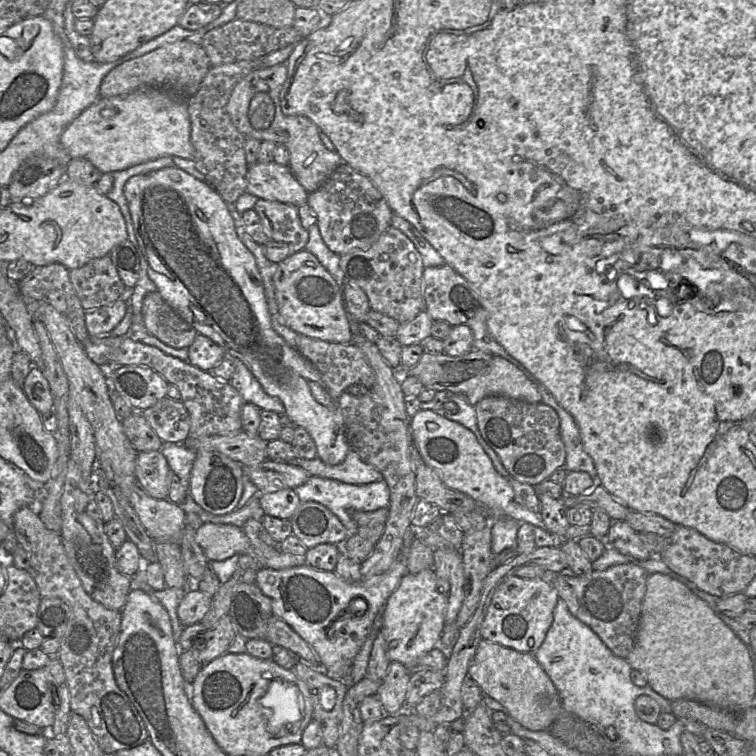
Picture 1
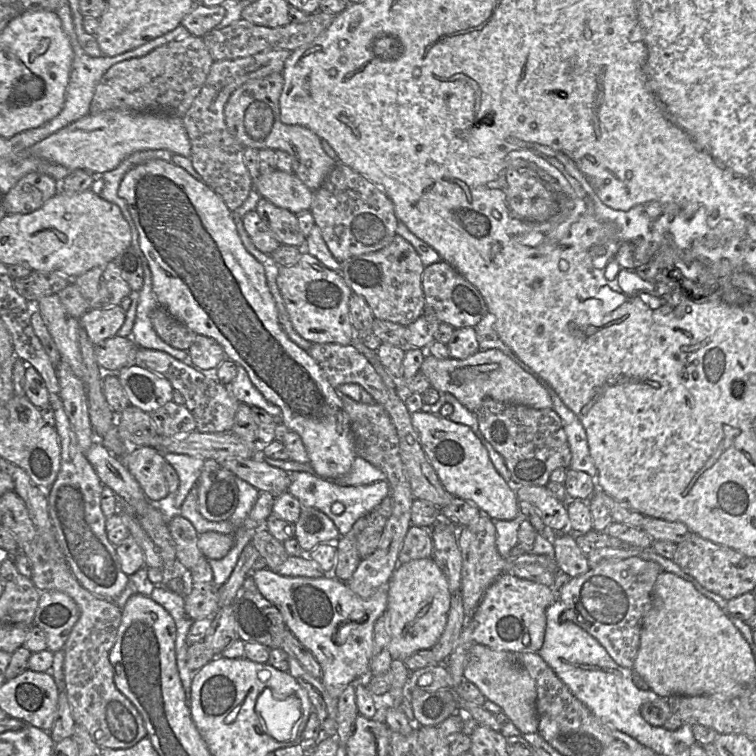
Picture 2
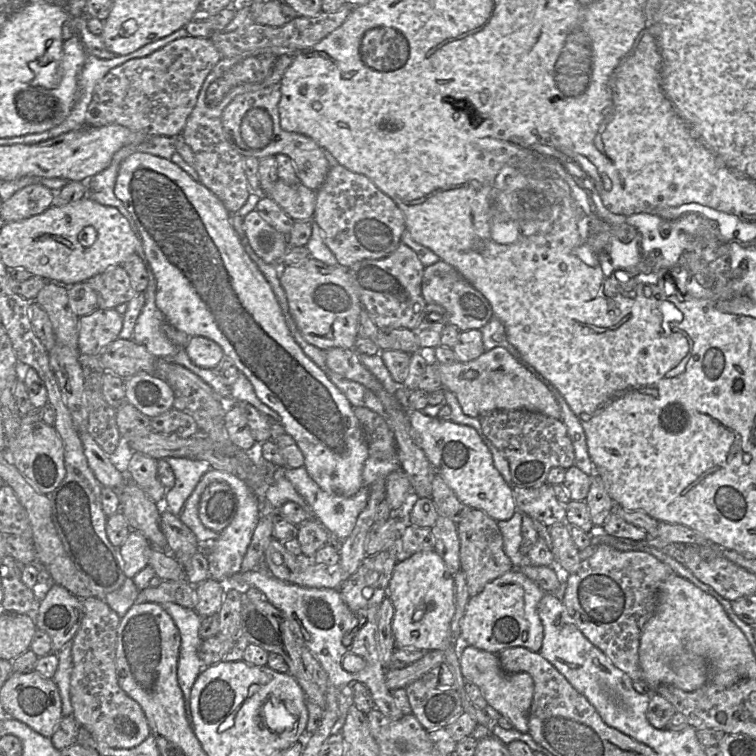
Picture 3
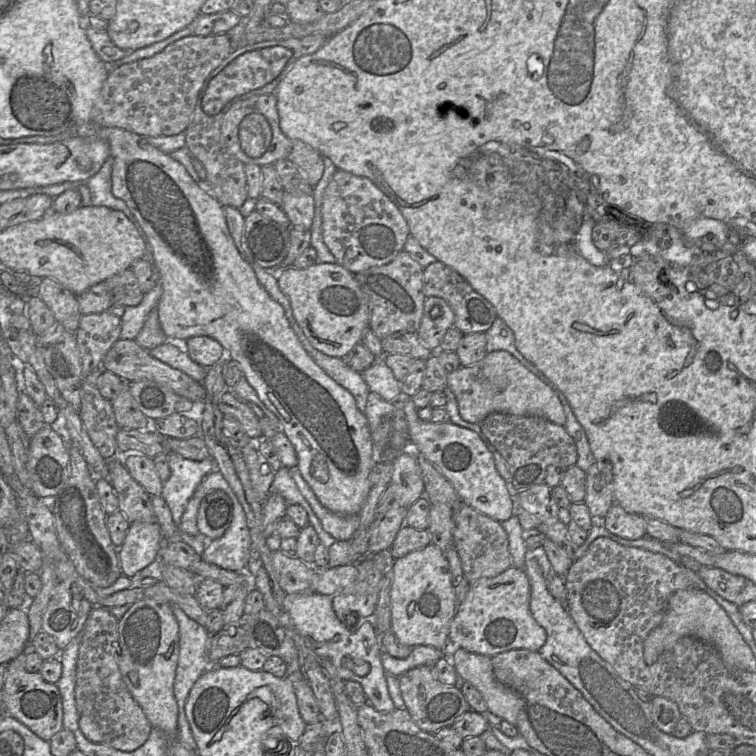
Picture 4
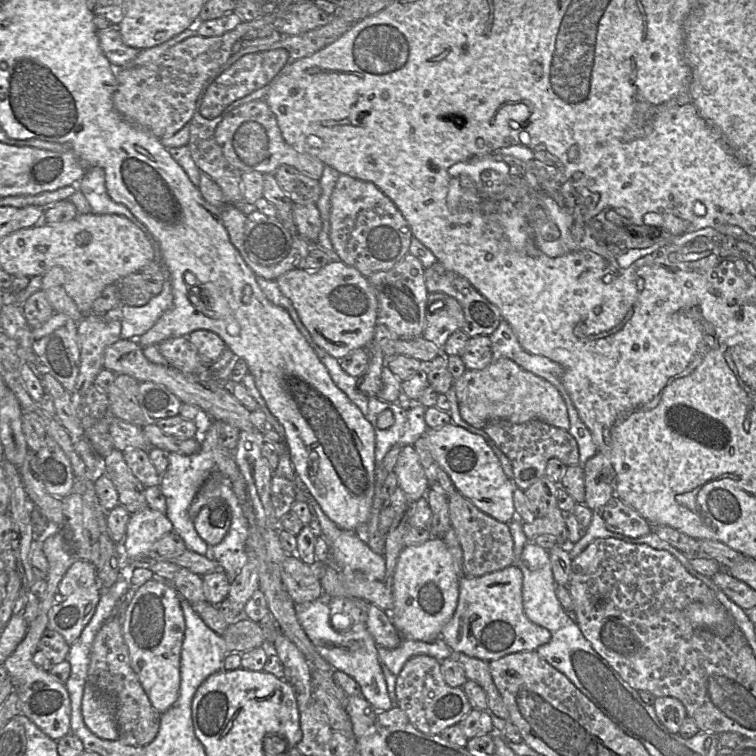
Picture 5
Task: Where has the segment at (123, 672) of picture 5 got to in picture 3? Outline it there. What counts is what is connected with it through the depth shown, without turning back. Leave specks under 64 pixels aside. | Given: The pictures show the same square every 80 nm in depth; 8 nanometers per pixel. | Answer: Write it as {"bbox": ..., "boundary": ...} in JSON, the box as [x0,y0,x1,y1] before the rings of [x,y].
{"bbox":[70,598,151,748],"boundary":[[[103,598],[81,600],[84,616],[71,641],[70,701],[73,716],[95,741],[111,748],[134,748],[151,734],[151,729],[141,706],[118,684],[115,657],[121,617]]]}

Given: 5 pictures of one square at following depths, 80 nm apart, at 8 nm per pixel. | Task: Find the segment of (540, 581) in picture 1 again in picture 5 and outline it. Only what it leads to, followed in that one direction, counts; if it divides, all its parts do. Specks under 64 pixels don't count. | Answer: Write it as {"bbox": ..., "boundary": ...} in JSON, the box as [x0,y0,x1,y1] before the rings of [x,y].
{"bbox":[440,564,551,662],"boundary":[[[517,564],[479,577],[466,575],[460,580],[460,593],[452,618],[443,627],[440,637],[454,653],[464,653],[487,662],[497,660],[507,654],[534,651],[551,639],[548,629],[530,621],[523,609],[523,573]]]}

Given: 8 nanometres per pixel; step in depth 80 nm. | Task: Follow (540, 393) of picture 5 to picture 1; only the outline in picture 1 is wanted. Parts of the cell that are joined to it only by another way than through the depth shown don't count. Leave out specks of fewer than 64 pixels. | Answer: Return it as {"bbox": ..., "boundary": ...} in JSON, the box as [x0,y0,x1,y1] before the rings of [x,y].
{"bbox":[396,349,542,406],"boundary":[[[472,349],[461,356],[424,352],[415,366],[399,367],[396,372],[400,378],[417,377],[425,388],[461,395],[472,406],[475,406],[483,398],[490,395],[502,395],[531,404],[541,403],[542,396],[537,384],[542,382],[525,366],[524,369],[526,372],[501,356]]]}

